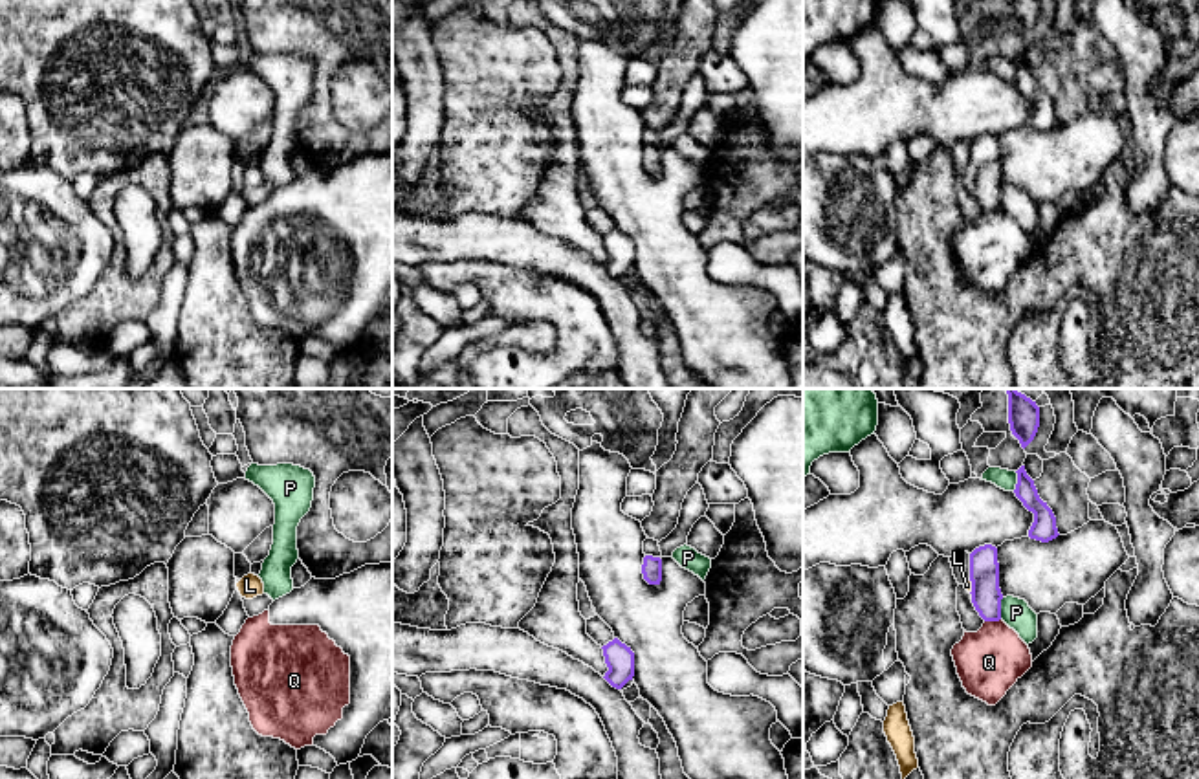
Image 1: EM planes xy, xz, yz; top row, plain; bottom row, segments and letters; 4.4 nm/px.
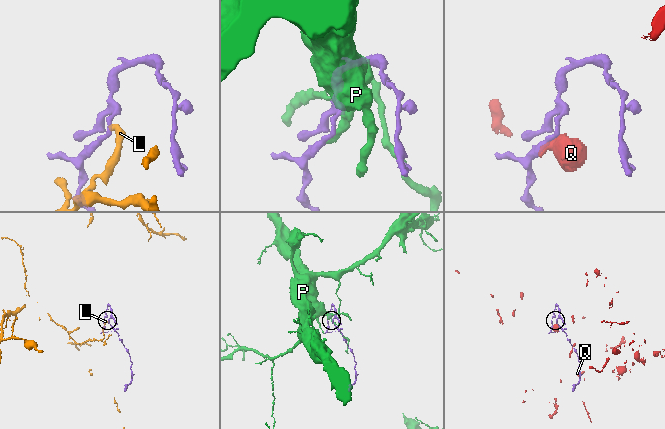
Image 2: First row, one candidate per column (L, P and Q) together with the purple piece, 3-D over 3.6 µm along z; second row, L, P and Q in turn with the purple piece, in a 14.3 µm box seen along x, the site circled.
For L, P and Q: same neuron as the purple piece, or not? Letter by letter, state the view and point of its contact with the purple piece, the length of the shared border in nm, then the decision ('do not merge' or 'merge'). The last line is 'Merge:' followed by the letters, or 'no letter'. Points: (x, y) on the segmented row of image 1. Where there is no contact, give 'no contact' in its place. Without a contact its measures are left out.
L: yz (972, 587) | 60 nm | do not merge
P: yz (1000, 609) | 100 nm | do not merge
Q: yz (992, 620) | 70 nm | do not merge
Merge: no letter

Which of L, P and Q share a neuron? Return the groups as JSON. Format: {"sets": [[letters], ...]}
{"sets": [["L"], ["P"], ["Q"]]}

